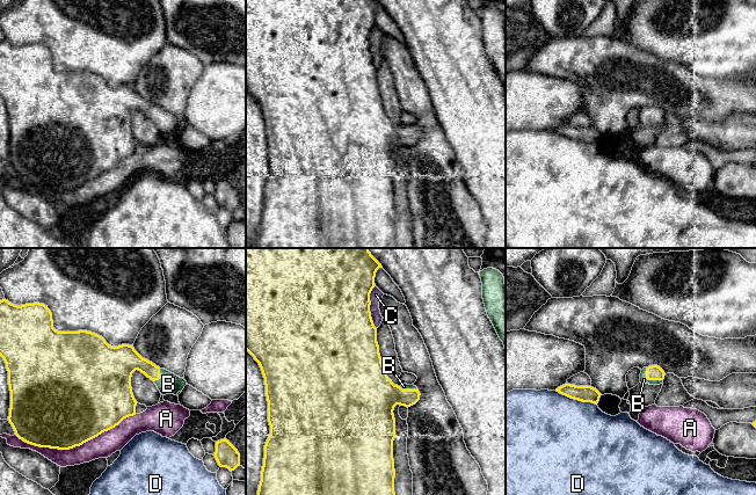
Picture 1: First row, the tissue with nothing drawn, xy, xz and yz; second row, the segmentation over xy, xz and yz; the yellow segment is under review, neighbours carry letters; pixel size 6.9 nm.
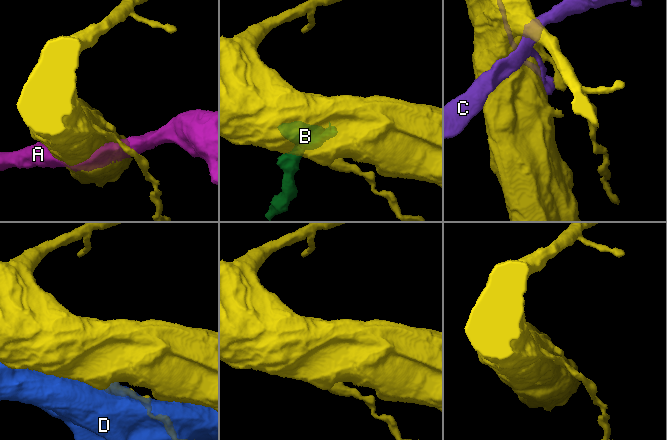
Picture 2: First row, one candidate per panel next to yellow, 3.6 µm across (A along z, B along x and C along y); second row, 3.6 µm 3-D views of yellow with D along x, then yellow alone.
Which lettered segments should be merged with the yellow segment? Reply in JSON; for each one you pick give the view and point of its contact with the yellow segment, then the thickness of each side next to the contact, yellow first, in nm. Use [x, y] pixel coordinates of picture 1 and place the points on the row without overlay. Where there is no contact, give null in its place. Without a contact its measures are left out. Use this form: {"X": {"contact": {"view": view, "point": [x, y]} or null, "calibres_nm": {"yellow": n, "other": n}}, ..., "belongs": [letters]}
{"B": {"contact": {"view": "yz", "point": [649, 119]}, "calibres_nm": {"yellow": 110, "other": 50}}, "belongs": ["B"]}

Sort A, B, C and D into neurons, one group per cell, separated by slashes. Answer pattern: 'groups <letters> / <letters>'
groups A / B / C / D

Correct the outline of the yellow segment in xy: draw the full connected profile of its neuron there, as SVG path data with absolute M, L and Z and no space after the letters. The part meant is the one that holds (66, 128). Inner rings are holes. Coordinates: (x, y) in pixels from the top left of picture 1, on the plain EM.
M0 41L0 96L8 111L8 161L23 182L70 190L136 155L131 117L138 110L154 122L162 136L182 132L187 122L143 99L132 86L109 86L92 72L58 72L44 44L14 45Z

